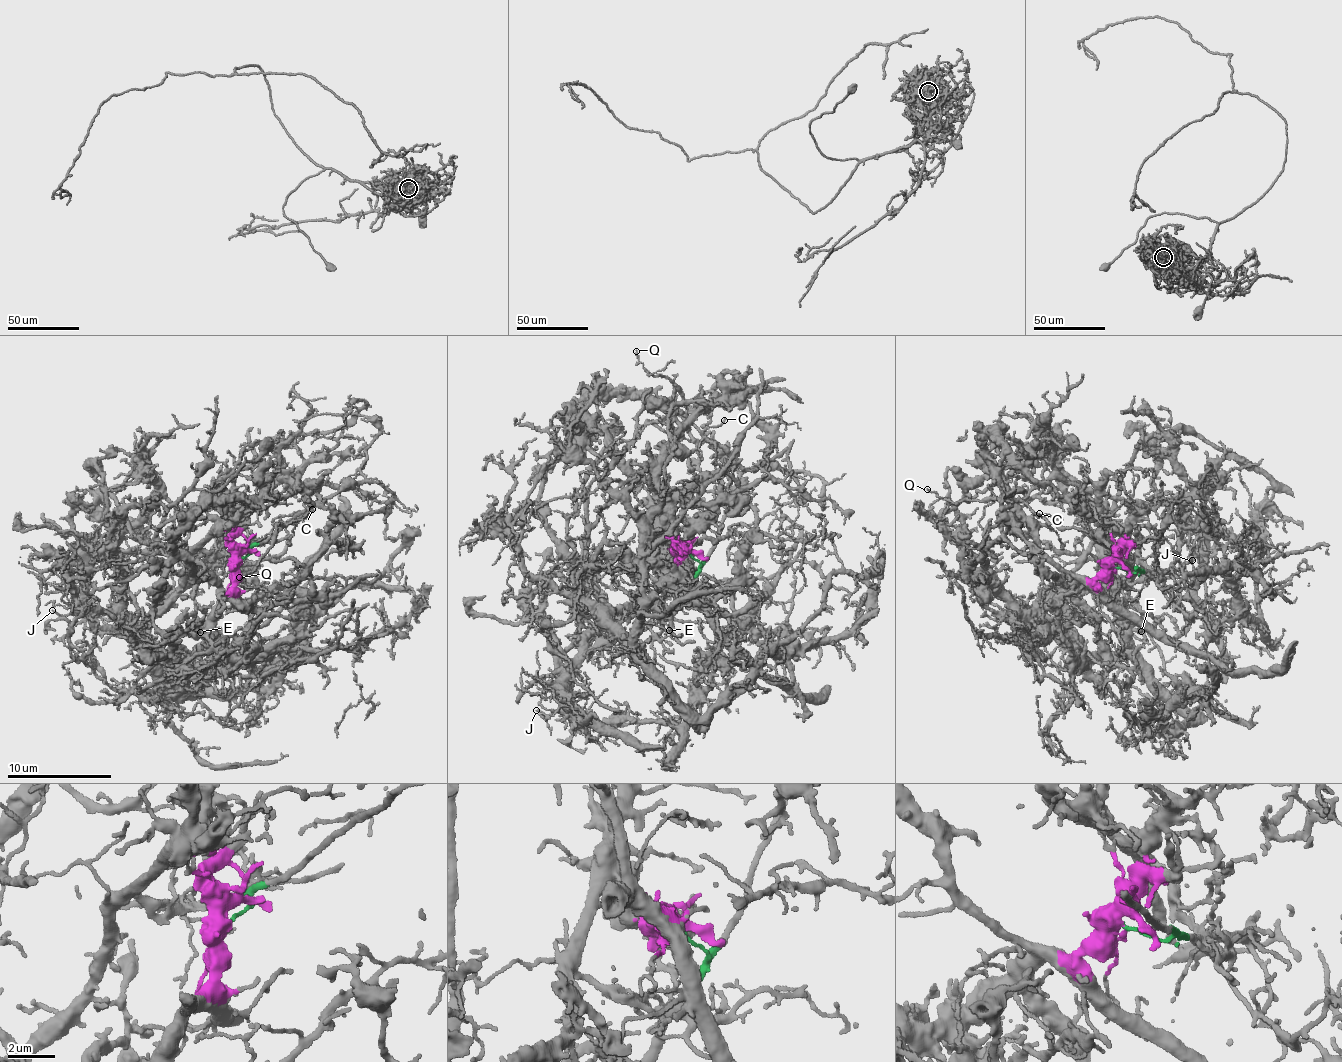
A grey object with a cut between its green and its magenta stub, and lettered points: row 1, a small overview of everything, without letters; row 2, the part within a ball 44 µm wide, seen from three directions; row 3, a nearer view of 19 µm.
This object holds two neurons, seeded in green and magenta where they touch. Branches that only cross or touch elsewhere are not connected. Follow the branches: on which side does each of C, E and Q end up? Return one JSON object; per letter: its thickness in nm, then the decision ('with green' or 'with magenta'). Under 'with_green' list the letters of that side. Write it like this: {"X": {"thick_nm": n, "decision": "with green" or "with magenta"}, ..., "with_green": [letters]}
{"C": {"thick_nm": 100, "decision": "with green"}, "E": {"thick_nm": 100, "decision": "with magenta"}, "Q": {"thick_nm": 120, "decision": "with green"}, "with_green": ["C", "Q"]}

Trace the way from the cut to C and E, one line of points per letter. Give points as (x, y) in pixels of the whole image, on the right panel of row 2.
C: (1115, 565), (1134, 572), (1137, 567), (1124, 563), (1118, 551), (1089, 532), (1039, 514), (1036, 518), (1038, 514)
E: (1113, 566), (1108, 575), (1098, 579), (1098, 590), (1117, 606), (1123, 607), (1123, 599), (1124, 613), (1141, 631)

